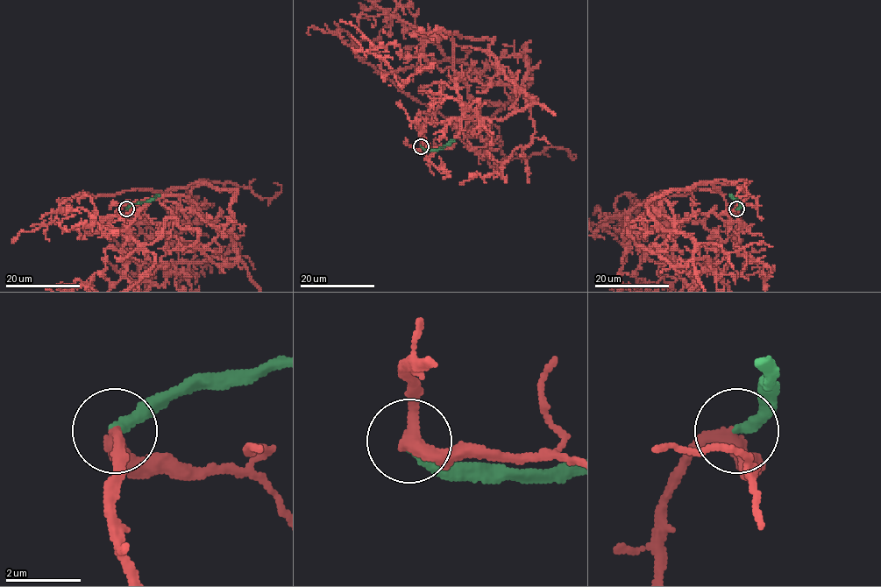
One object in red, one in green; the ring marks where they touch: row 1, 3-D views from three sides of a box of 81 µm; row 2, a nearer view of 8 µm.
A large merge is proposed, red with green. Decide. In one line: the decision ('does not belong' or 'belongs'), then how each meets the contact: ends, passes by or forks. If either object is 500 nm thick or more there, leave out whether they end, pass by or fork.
belongs; red passes by; green ends there

